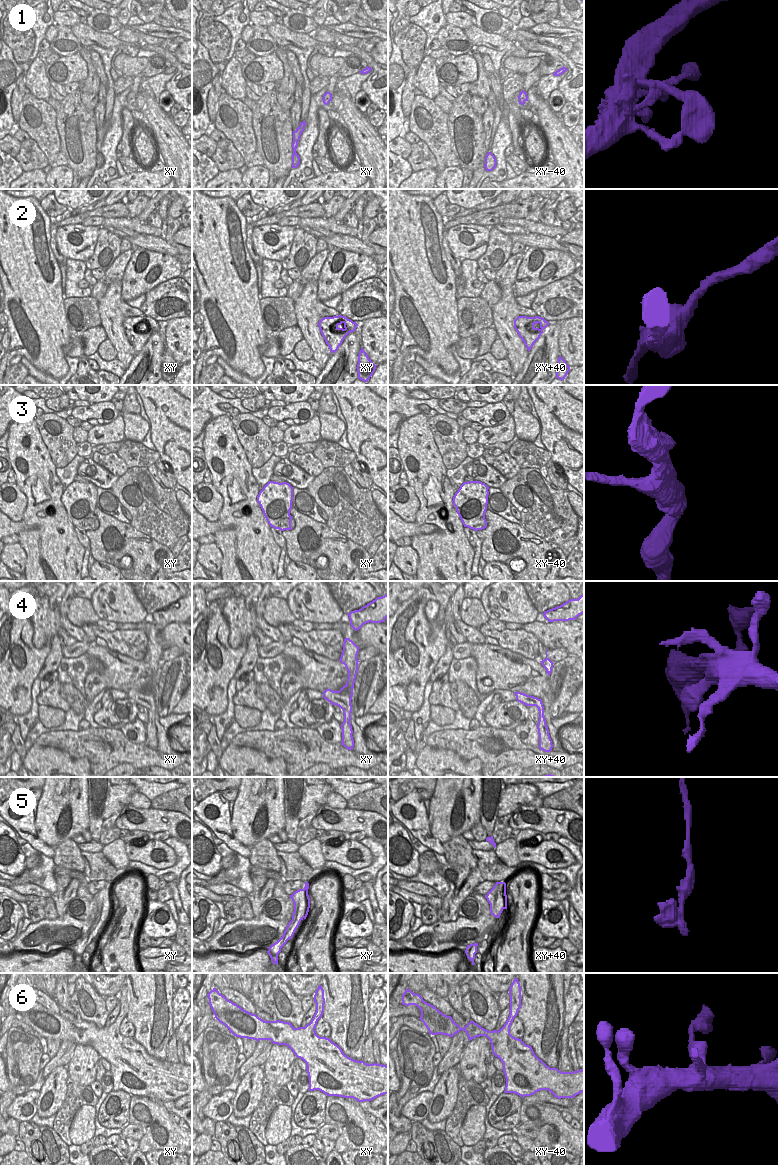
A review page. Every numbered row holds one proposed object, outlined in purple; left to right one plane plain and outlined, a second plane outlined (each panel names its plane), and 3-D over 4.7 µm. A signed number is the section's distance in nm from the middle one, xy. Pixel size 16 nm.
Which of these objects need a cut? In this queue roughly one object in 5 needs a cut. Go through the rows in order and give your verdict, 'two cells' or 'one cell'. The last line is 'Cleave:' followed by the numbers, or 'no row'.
1: one cell
2: one cell
3: one cell
4: one cell
5: one cell
6: one cell
Cleave: no row

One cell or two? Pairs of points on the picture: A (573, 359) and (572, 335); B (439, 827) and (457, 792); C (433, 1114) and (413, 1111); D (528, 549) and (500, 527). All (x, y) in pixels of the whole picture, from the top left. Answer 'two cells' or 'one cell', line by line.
A: one cell
B: one cell
C: two cells
D: one cell

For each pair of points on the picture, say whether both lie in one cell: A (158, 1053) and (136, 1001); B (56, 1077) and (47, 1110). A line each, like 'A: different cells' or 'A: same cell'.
A: same cell
B: same cell

